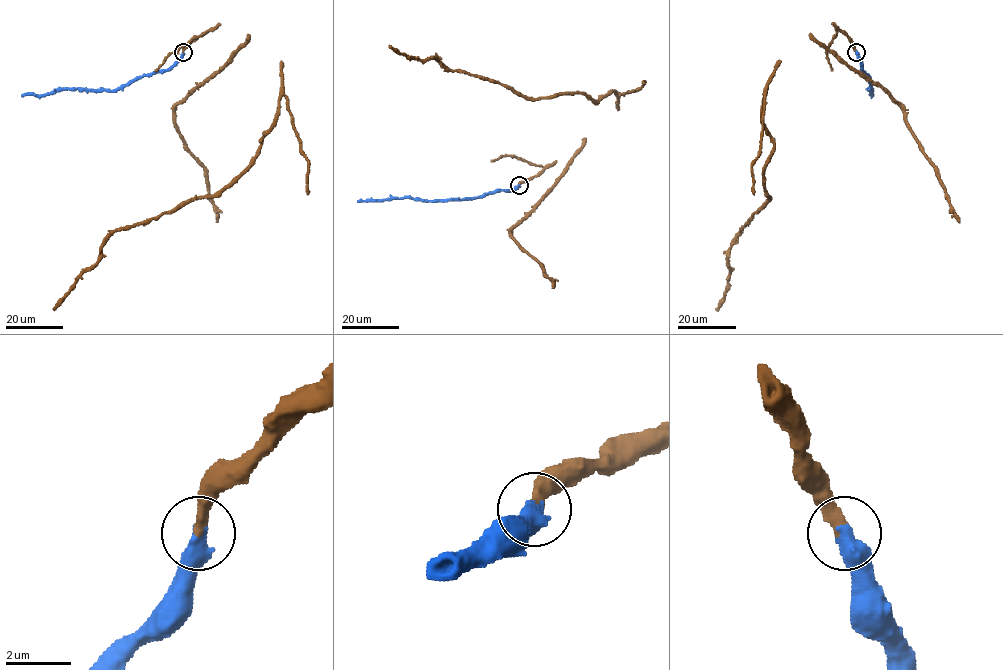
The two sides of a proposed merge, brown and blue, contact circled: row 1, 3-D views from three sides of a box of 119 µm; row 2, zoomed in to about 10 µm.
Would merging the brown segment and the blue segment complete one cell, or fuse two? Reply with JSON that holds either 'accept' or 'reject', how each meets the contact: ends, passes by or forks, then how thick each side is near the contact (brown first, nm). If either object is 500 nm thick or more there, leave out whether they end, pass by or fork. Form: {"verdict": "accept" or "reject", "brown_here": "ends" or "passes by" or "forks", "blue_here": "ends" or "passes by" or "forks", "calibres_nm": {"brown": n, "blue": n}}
{"verdict": "accept", "calibres_nm": {"brown": 360, "blue": 550}}

